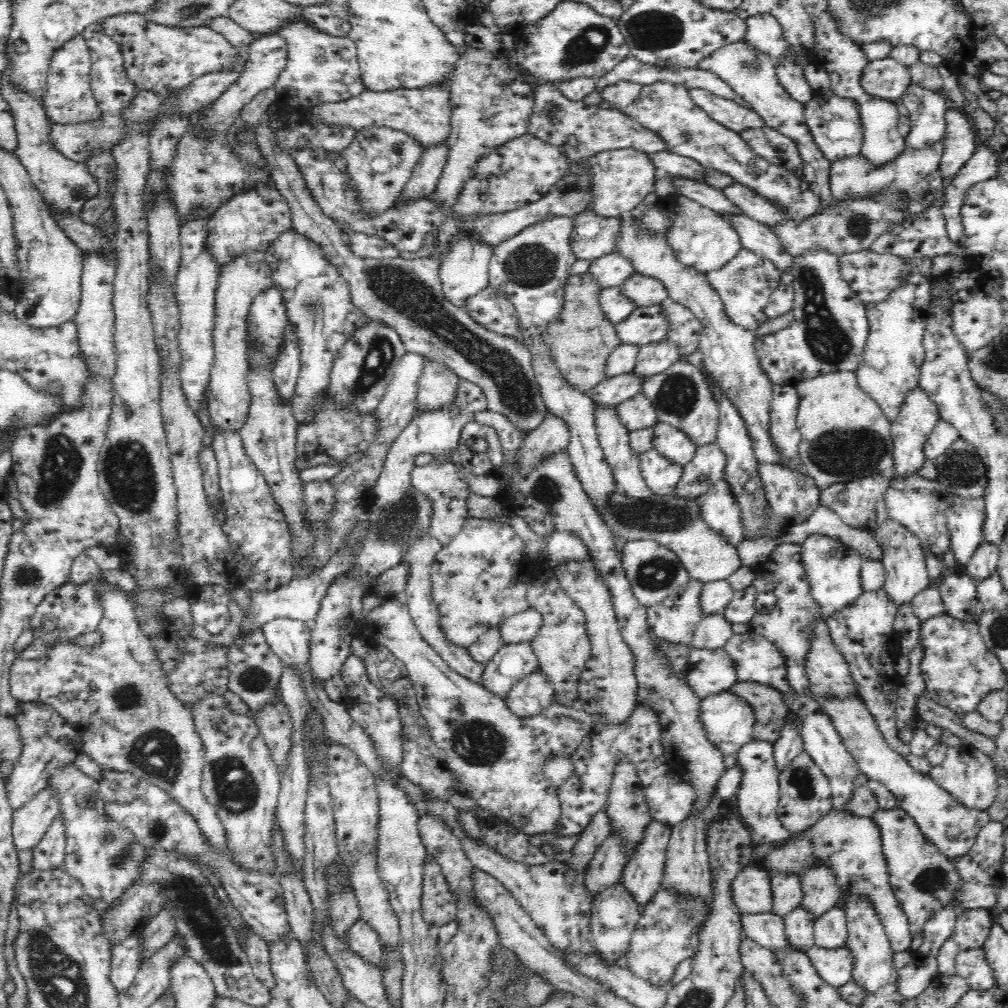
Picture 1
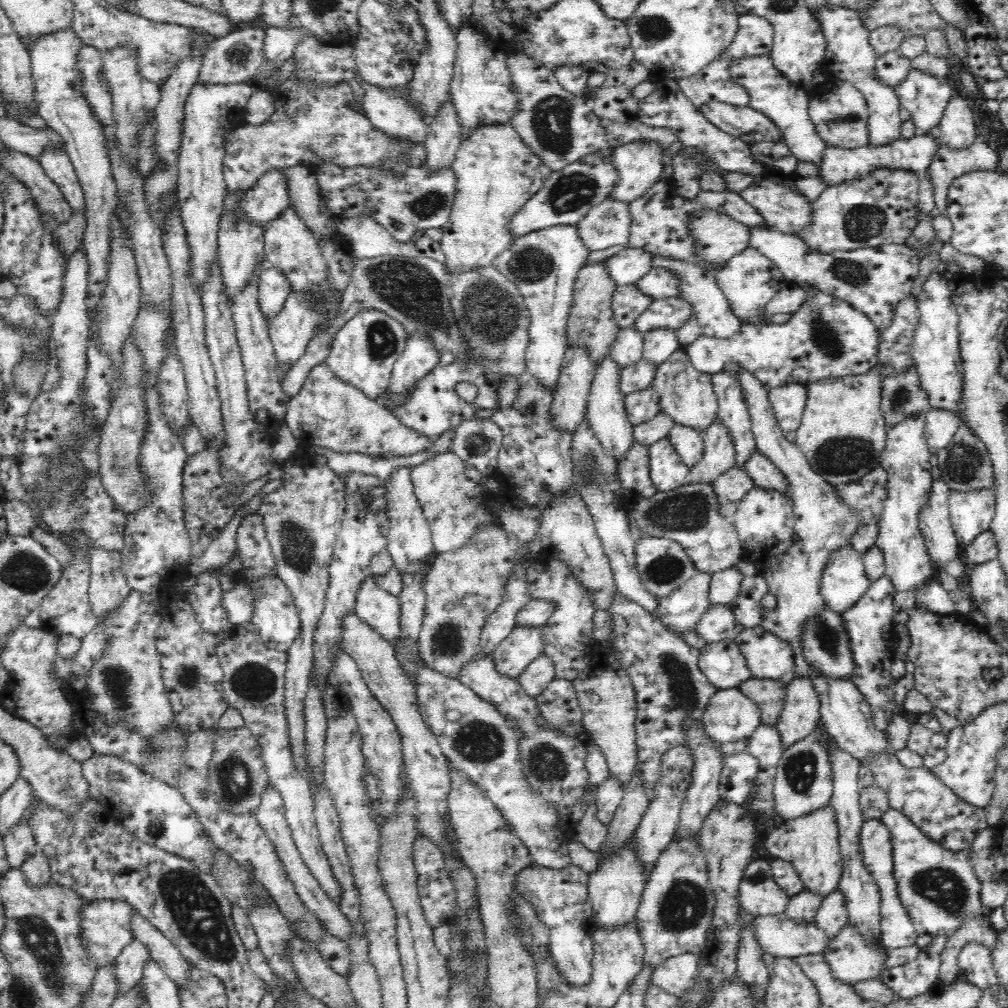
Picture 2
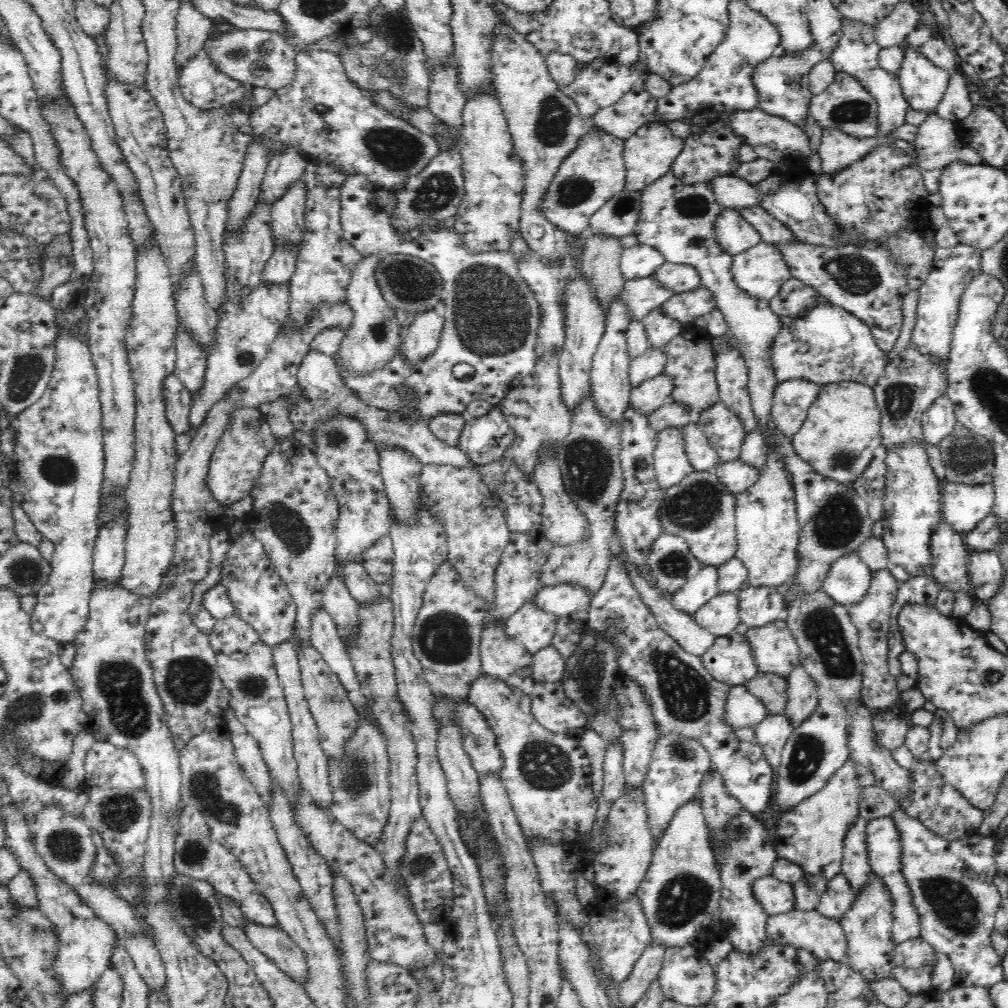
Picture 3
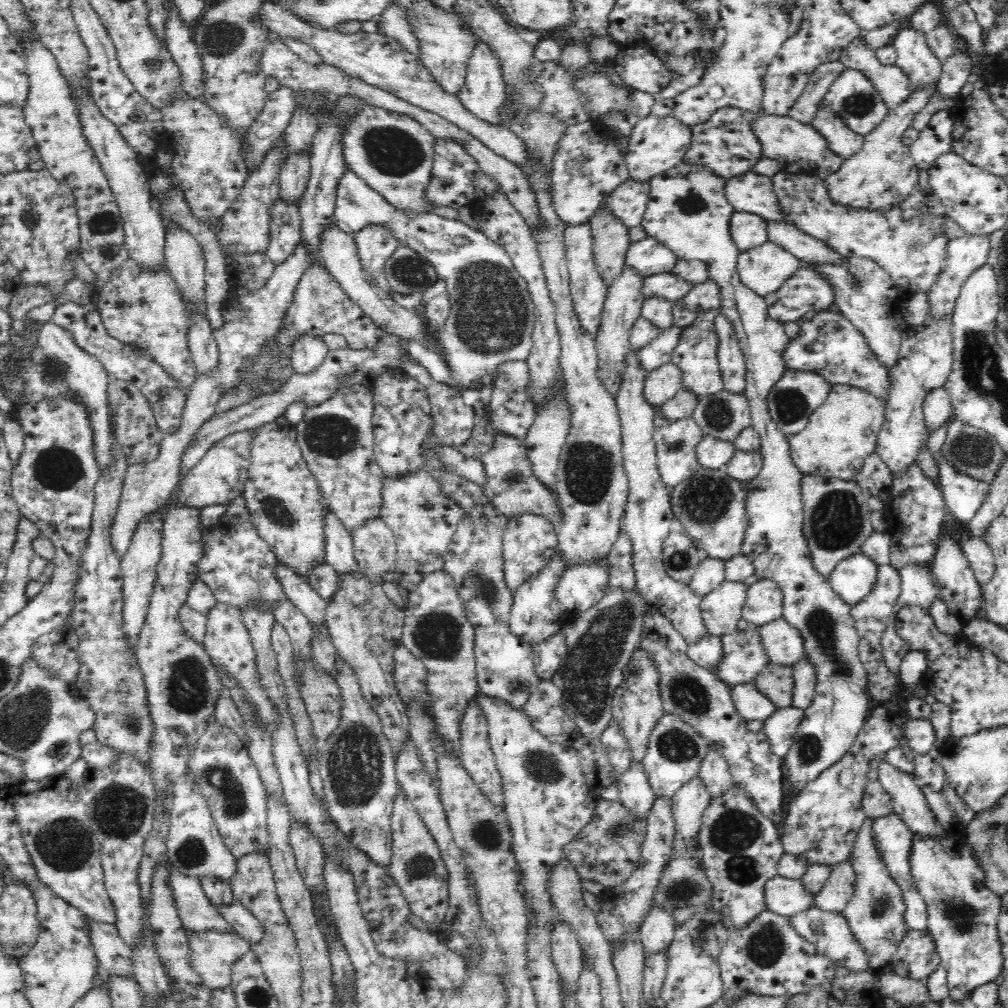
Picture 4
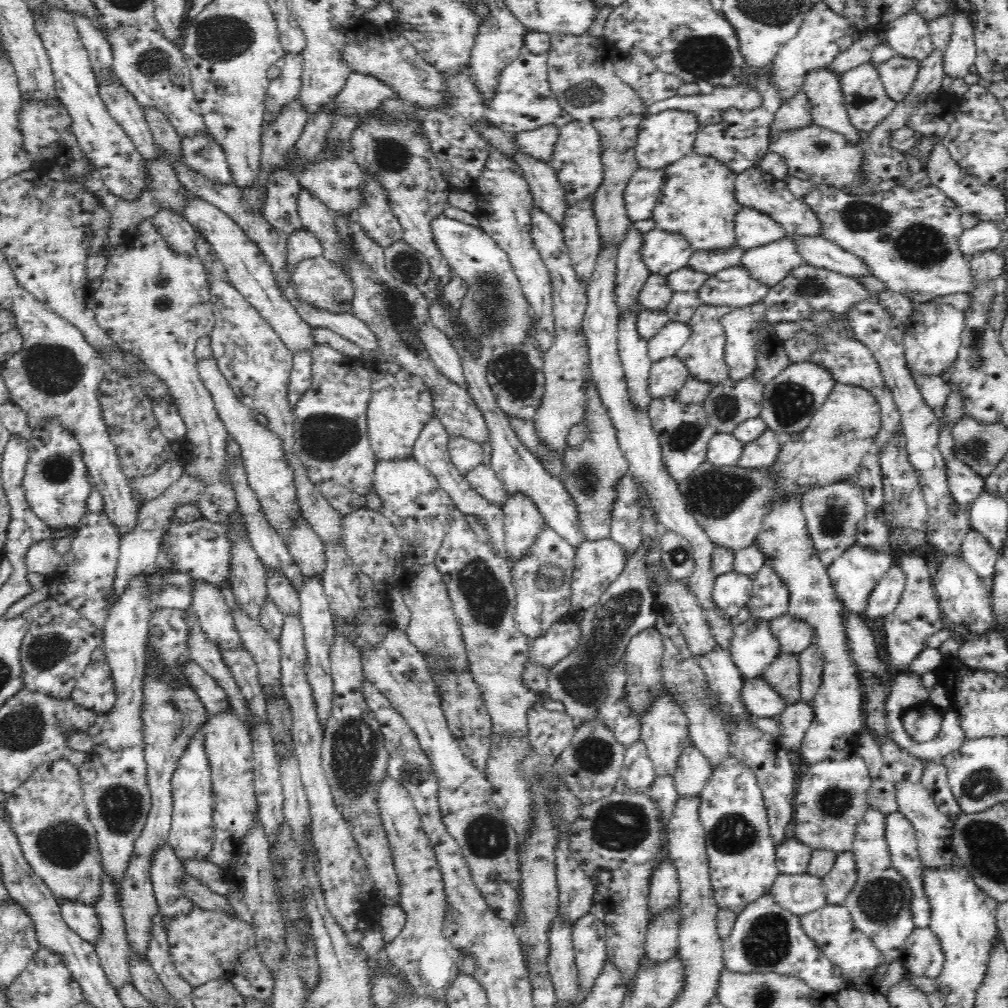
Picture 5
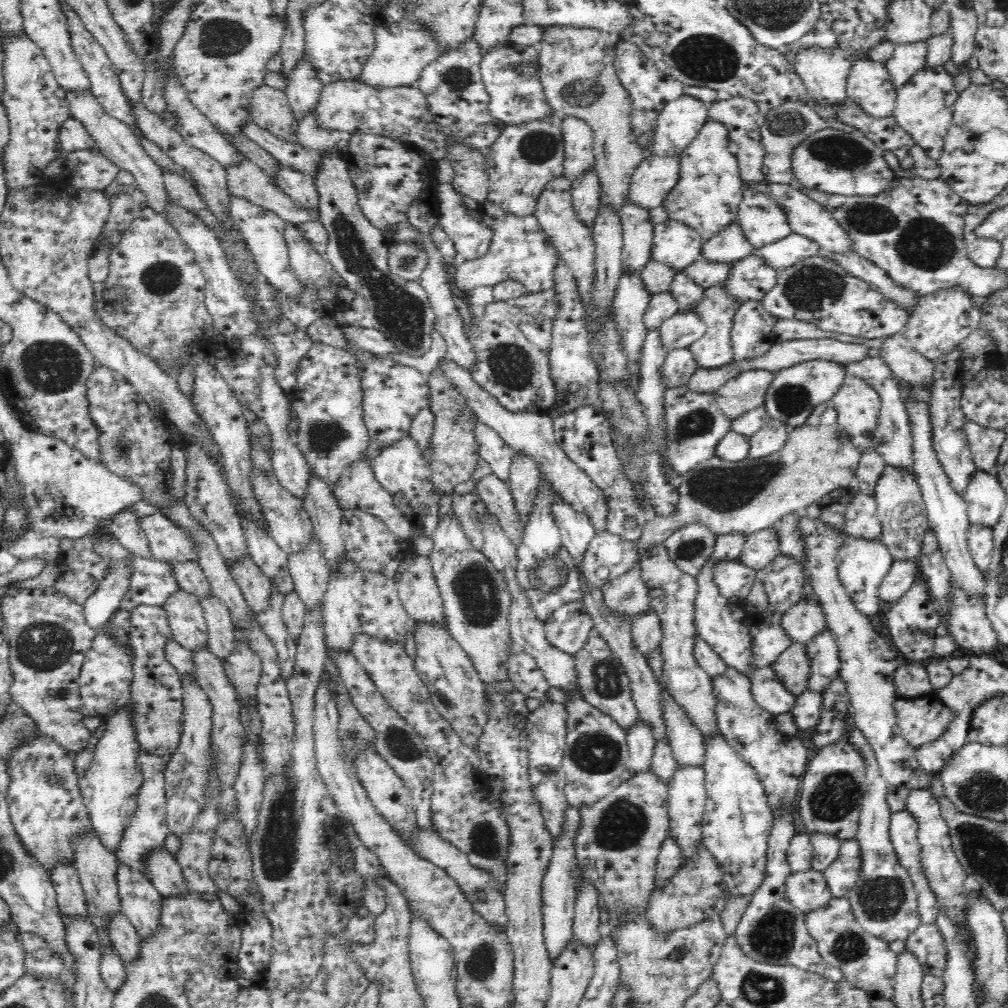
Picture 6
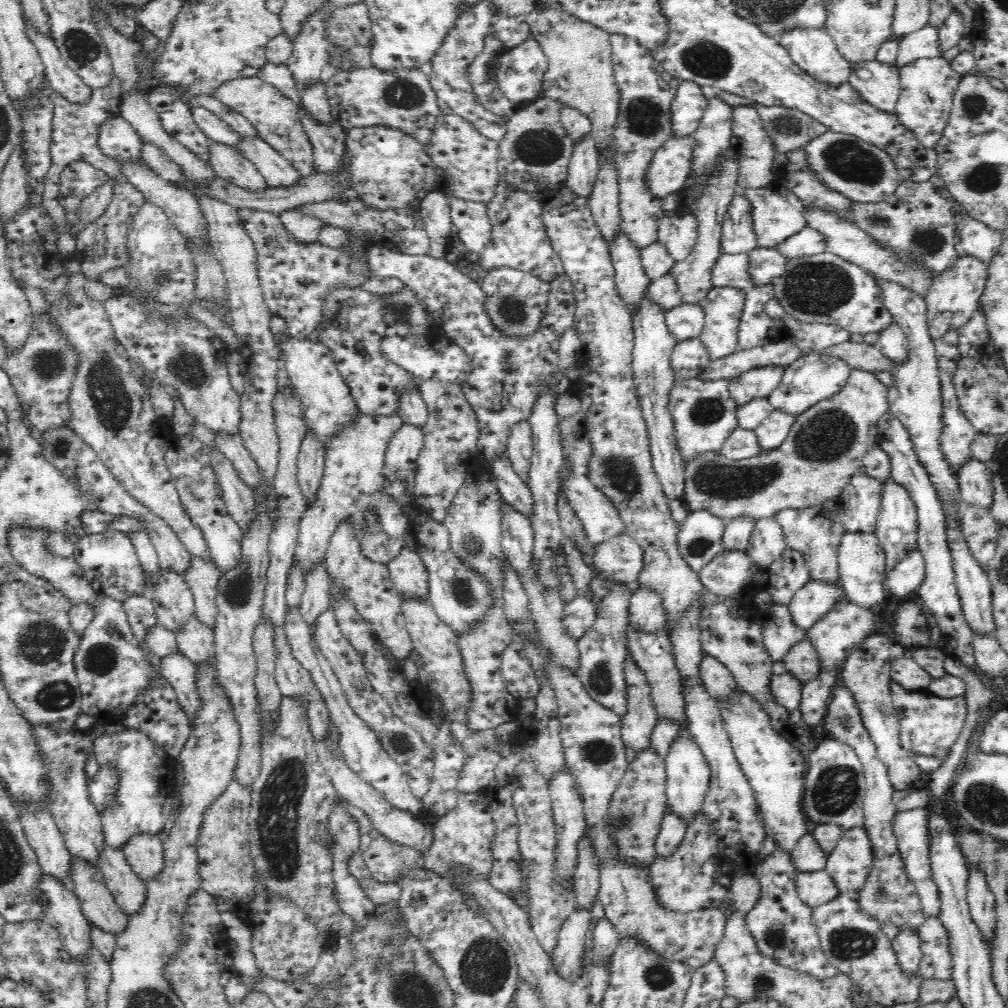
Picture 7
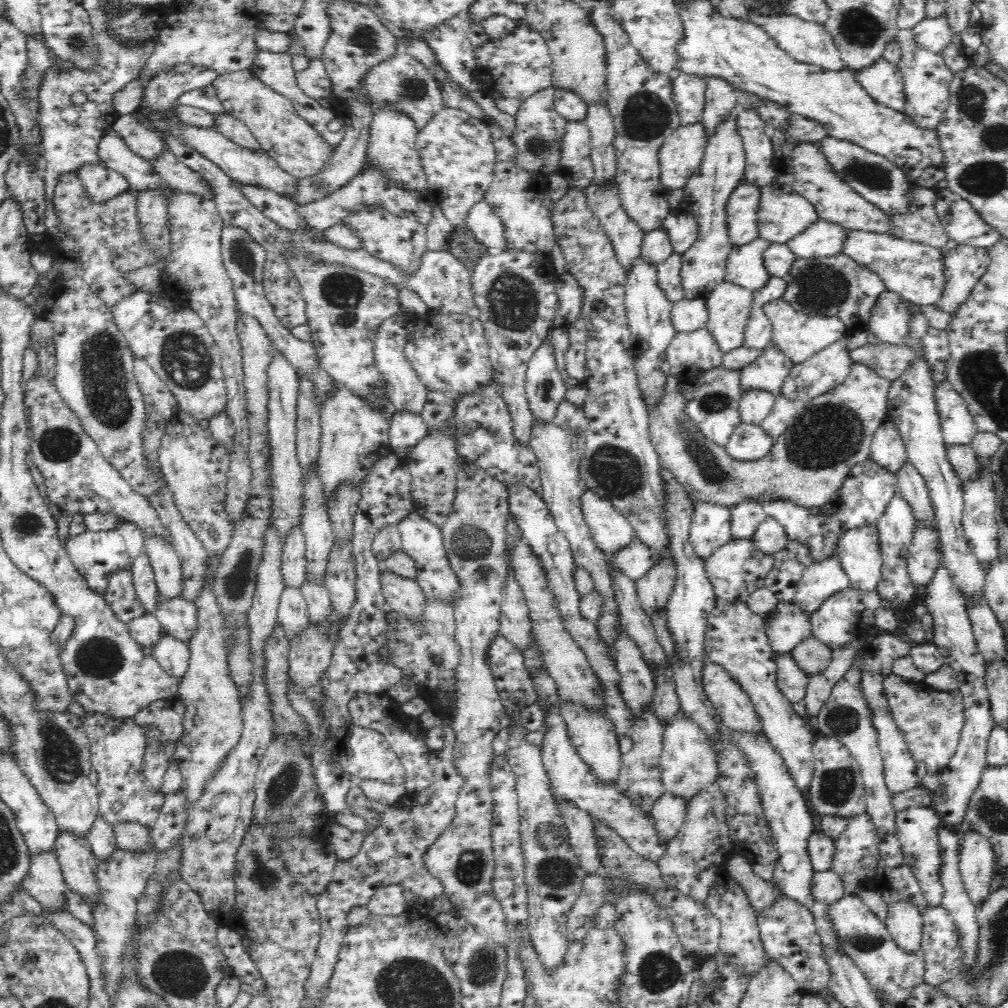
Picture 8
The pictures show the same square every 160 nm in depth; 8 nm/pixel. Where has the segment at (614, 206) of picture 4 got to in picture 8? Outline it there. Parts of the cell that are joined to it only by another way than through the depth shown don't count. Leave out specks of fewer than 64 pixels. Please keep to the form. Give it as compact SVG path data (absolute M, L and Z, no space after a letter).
M704 123L681 124L659 150L661 183L668 190L683 187L703 161L709 134Z

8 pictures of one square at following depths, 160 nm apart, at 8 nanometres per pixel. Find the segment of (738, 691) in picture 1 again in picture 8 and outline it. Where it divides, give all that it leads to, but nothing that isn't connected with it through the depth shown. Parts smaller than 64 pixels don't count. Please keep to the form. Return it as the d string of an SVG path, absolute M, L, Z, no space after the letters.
M812 634L800 644L797 644L791 653L800 668L808 676L812 676L820 675L827 670L832 651L833 649L830 646Z

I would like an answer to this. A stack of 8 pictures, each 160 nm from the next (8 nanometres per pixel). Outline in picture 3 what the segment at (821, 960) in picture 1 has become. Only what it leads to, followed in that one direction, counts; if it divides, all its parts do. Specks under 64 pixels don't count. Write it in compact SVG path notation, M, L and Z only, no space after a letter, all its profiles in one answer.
M876 873L870 874L869 882L858 892L852 907L839 919L848 939L848 963L854 970L869 981L878 981L892 977L894 950L892 939L894 922L894 904L892 893Z

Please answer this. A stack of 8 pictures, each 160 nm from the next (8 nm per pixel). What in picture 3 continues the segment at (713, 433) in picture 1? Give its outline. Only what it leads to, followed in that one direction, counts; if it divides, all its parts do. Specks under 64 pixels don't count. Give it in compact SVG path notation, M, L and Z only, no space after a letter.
M690 325L665 346L667 354L665 373L674 379L670 400L686 405L694 416L720 400L712 341L713 337L704 329Z

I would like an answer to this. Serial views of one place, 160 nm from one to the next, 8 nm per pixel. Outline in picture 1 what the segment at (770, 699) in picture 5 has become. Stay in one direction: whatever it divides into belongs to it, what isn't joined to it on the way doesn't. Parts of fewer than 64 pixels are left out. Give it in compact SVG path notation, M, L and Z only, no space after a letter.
M731 690L718 692L701 699L700 721L704 725L707 737L722 751L722 754L734 754L744 744L752 741L756 715L752 706Z

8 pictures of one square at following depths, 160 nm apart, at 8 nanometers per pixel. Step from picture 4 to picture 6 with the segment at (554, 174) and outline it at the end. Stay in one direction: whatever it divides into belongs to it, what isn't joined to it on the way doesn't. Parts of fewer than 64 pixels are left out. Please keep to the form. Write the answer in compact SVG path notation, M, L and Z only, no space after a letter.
M565 115L562 132L565 144L564 175L570 179L582 176L588 168L595 166L592 127L581 118Z

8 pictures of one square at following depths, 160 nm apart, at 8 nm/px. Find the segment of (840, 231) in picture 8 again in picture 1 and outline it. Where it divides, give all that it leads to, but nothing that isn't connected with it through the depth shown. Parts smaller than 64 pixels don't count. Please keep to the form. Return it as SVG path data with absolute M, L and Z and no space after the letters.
M742 248L722 268L707 272L707 277L712 288L722 297L728 318L734 324L755 333L769 320L765 308L770 302L771 294L782 284L780 274L771 260Z

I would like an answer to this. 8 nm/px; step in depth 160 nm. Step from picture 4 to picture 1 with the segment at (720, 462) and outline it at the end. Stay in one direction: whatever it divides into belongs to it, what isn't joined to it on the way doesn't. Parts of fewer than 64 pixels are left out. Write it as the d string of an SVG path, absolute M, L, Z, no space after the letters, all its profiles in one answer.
M657 423L654 448L666 456L672 463L680 464L682 467L690 464L696 454L696 444L682 432L665 423Z

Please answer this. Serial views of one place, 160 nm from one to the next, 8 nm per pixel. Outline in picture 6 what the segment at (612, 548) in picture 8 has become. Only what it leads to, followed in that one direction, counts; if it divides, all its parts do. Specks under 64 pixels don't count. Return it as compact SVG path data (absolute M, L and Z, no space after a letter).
M440 360L443 373L448 380L464 396L465 402L472 412L477 416L478 421L494 430L514 451L526 452L540 467L541 473L548 476L553 489L557 492L564 503L570 505L574 510L588 515L592 527L597 534L608 532L608 499L604 491L594 482L584 470L580 469L572 460L568 459L564 449L558 447L553 432L553 420L547 413L532 412L509 412L505 410L488 392L484 391L478 383L468 375L466 368L452 363L452 361Z

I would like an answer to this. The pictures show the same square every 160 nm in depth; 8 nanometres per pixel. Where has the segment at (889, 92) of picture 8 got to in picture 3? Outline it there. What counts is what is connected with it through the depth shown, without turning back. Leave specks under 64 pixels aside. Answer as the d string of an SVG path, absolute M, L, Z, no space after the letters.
M837 71L834 82L819 95L811 98L809 113L824 128L837 128L860 139L879 134L877 100L855 76Z

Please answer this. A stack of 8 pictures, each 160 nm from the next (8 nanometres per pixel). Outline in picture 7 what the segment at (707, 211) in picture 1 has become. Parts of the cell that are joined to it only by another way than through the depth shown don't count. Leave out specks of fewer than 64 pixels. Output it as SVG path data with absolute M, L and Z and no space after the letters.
M777 181L764 188L751 188L746 198L752 205L752 220L758 247L777 247L807 225L808 206L800 201L792 191L780 187Z

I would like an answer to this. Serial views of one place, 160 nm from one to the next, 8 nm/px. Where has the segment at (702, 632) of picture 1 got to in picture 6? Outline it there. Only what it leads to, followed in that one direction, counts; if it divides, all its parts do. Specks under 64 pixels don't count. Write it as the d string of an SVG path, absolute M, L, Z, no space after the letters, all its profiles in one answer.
M716 560L712 579L720 594L733 602L744 602L756 580L757 571L736 560Z

